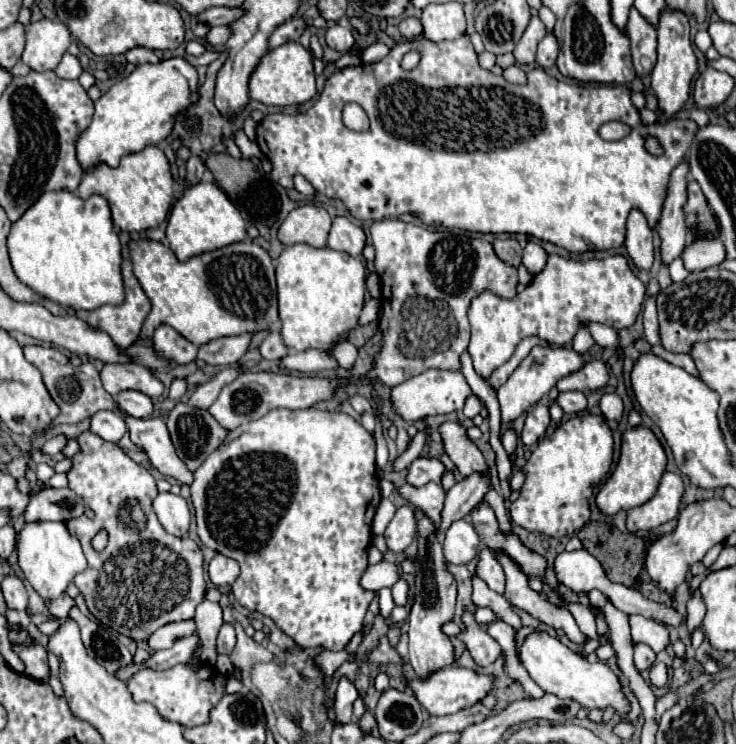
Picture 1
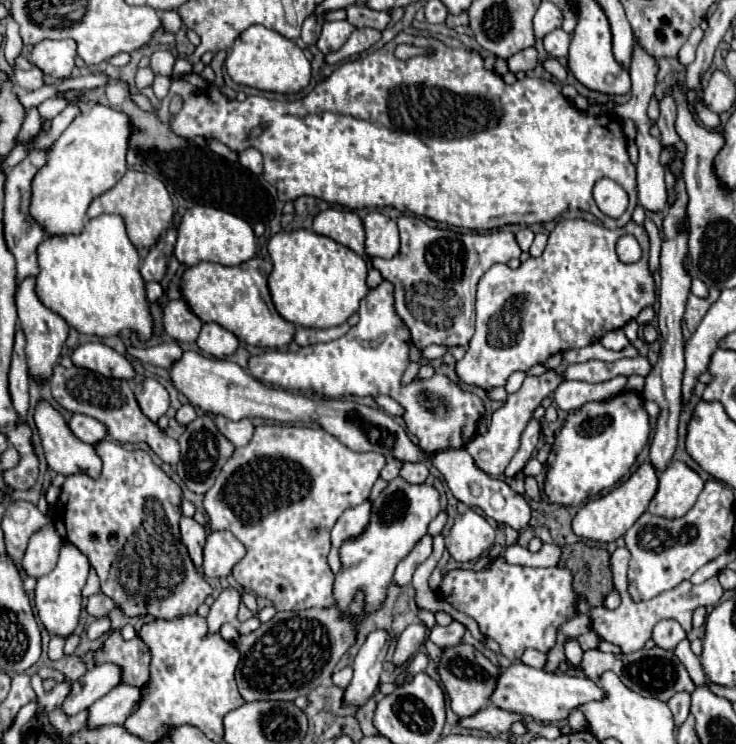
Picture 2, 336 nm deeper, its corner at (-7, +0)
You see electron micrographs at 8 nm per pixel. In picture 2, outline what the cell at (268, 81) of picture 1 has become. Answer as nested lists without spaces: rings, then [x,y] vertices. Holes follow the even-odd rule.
[[[265,26],[247,28],[229,50],[225,66],[233,82],[265,92],[277,92],[277,94],[297,94],[311,80],[311,64],[305,58],[303,50],[293,40]]]

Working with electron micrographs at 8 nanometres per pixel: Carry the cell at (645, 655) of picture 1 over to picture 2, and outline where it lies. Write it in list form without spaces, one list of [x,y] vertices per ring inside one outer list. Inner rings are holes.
[[[661,620],[653,628],[655,646],[663,650],[675,650],[675,646],[685,638],[685,630],[675,620]]]

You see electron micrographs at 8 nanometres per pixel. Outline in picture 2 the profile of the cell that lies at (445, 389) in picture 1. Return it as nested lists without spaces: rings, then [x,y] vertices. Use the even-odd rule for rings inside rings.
[[[561,220],[557,222],[555,230],[549,234],[549,240],[547,240],[547,248],[545,252],[539,256],[539,258],[529,258],[527,262],[523,262],[517,270],[511,270],[507,264],[493,264],[485,276],[479,280],[479,286],[477,286],[477,330],[475,330],[475,336],[471,338],[469,342],[469,348],[467,348],[467,354],[463,356],[463,360],[459,360],[455,364],[455,374],[459,376],[459,380],[463,384],[471,384],[471,386],[479,386],[479,388],[495,388],[495,386],[503,386],[505,380],[509,378],[509,374],[513,374],[515,370],[529,370],[531,366],[535,364],[543,364],[549,356],[557,354],[557,352],[563,352],[563,350],[569,350],[569,348],[583,348],[587,344],[593,344],[597,340],[601,340],[607,332],[611,330],[617,330],[621,326],[625,326],[629,320],[637,318],[637,314],[645,308],[645,306],[651,306],[655,302],[655,292],[653,292],[653,276],[649,274],[649,268],[647,268],[647,260],[649,260],[649,238],[647,238],[647,232],[643,226],[637,226],[635,222],[629,222],[627,226],[619,228],[619,230],[607,230],[603,226],[597,226],[597,224],[591,224],[591,222],[585,222],[585,220]],[[621,236],[635,236],[639,238],[639,244],[641,244],[641,250],[643,250],[643,256],[639,262],[635,264],[625,264],[617,258],[617,252],[615,252],[615,246],[617,246],[617,240]]]

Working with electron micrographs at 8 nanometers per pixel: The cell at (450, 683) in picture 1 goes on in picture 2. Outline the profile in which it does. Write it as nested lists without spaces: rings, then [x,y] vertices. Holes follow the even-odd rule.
[[[515,662],[501,670],[495,682],[495,690],[491,694],[491,702],[507,712],[515,712],[521,716],[531,716],[533,720],[539,720],[543,724],[547,722],[559,722],[567,718],[567,712],[571,708],[577,708],[591,700],[601,700],[603,692],[601,688],[587,676],[567,676],[561,672],[547,674],[545,670],[531,668],[523,662]]]

